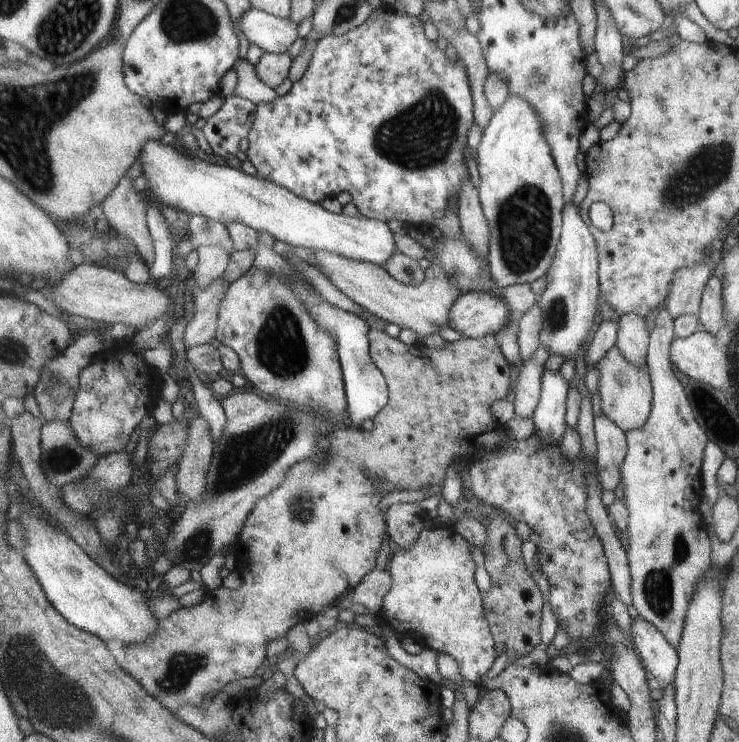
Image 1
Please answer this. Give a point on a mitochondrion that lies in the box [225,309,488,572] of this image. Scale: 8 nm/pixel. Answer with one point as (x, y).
(304, 508)

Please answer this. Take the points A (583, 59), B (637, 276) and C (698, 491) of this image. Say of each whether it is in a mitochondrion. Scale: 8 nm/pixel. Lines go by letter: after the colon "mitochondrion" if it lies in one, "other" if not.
A: other
B: other
C: other

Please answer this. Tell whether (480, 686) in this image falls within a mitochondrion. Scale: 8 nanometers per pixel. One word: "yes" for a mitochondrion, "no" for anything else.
no

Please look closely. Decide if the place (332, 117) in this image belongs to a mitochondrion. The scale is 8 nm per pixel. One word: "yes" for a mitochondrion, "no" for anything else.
no

